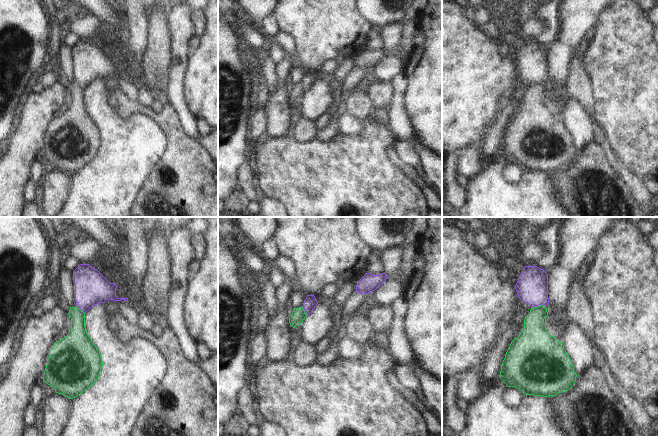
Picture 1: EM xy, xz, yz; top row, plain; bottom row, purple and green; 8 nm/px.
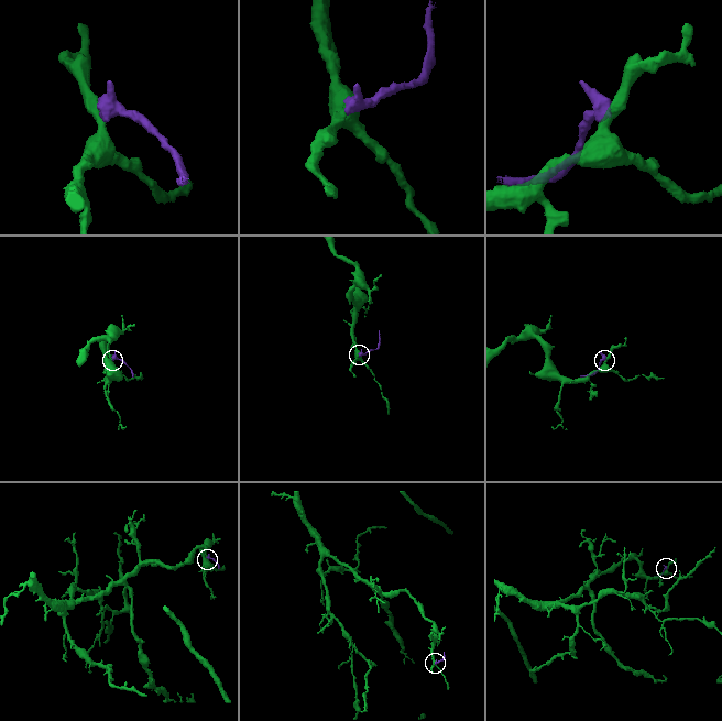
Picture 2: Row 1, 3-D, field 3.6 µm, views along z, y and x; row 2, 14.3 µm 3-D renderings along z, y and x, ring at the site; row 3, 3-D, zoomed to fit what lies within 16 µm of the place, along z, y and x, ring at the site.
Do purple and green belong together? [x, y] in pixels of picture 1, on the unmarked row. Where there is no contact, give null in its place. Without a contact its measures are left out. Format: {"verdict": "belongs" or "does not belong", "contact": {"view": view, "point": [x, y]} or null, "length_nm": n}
{"verdict": "does not belong", "contact": {"view": "yz", "point": [538, 81]}, "length_nm": 120}

